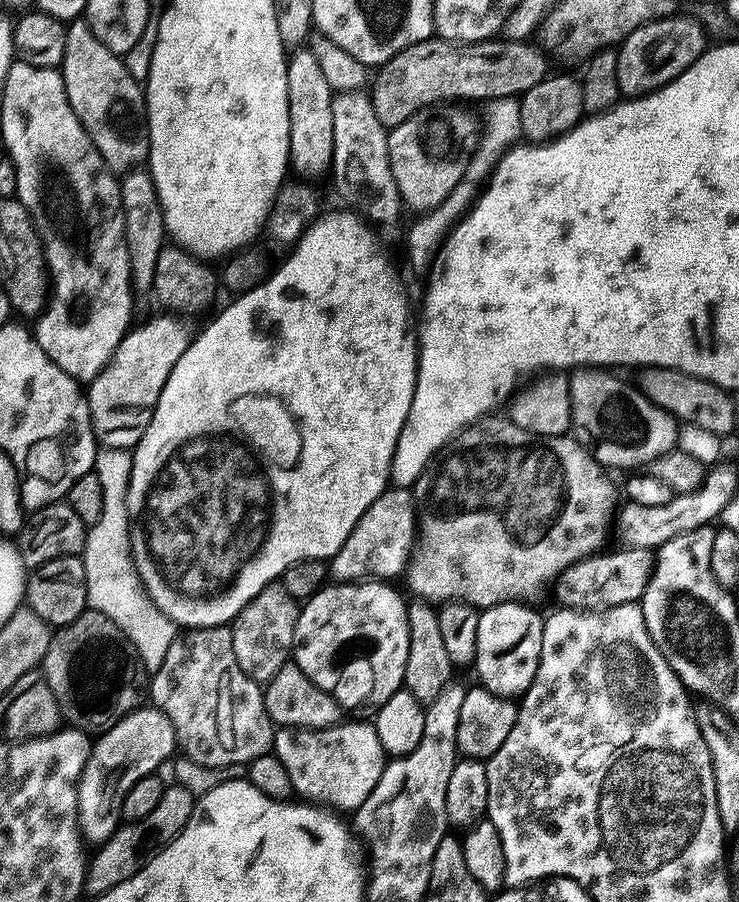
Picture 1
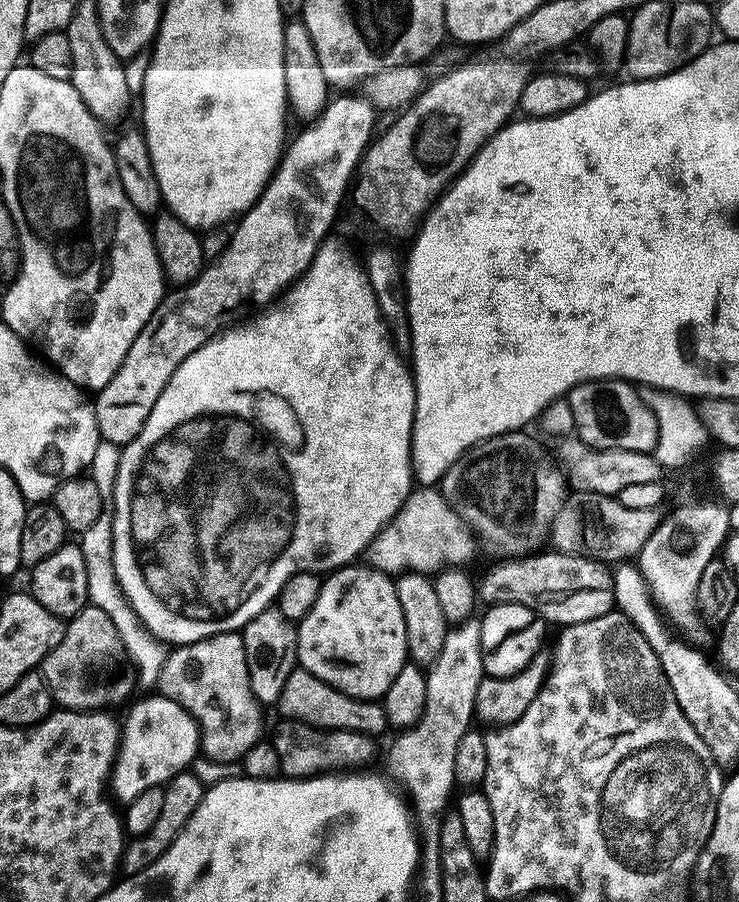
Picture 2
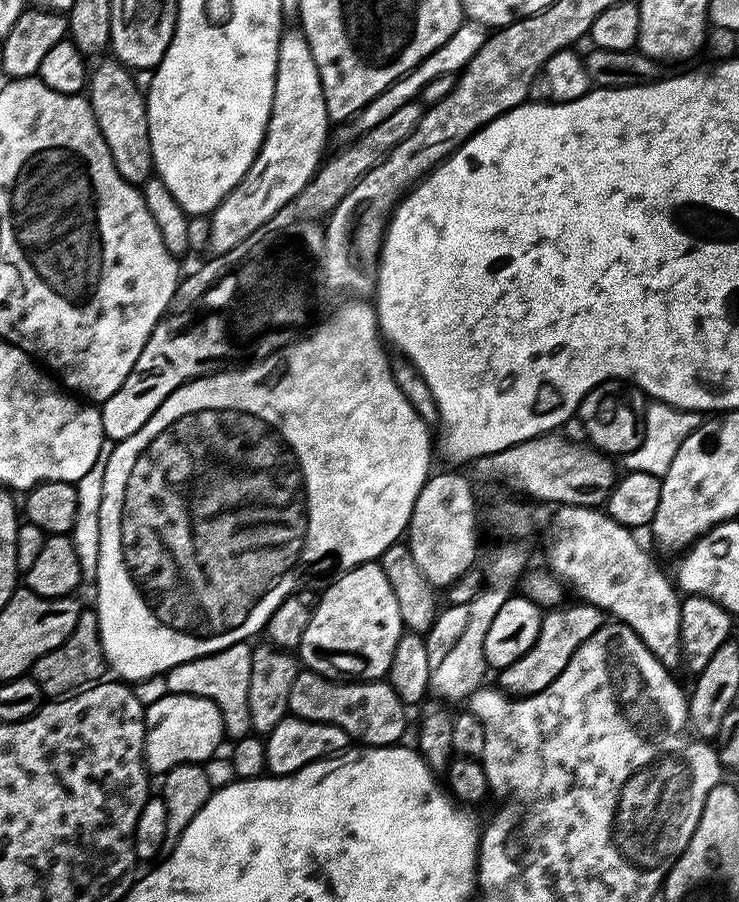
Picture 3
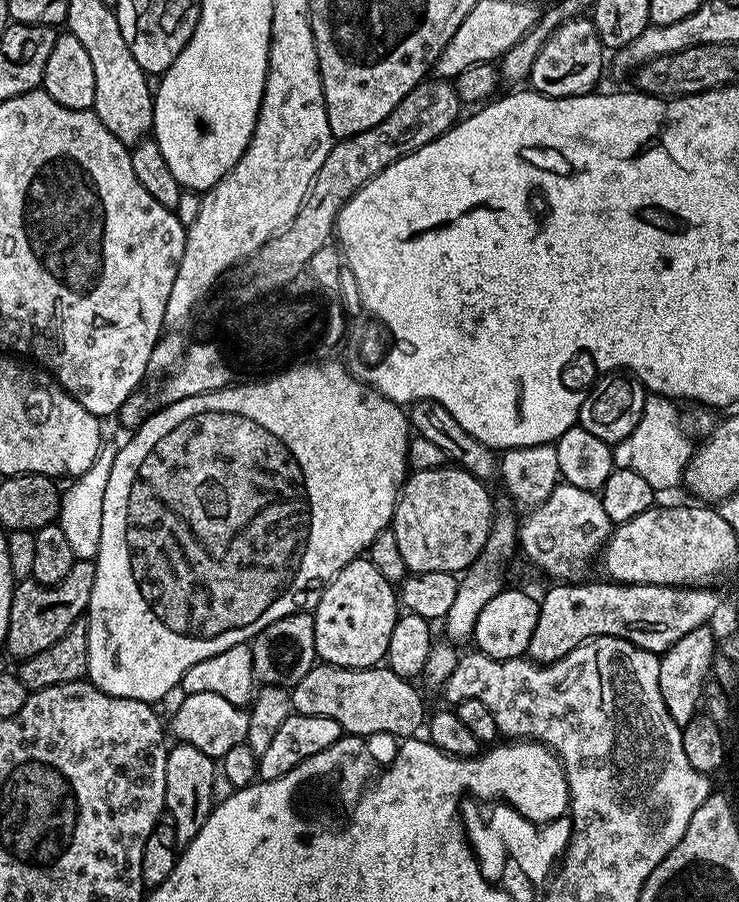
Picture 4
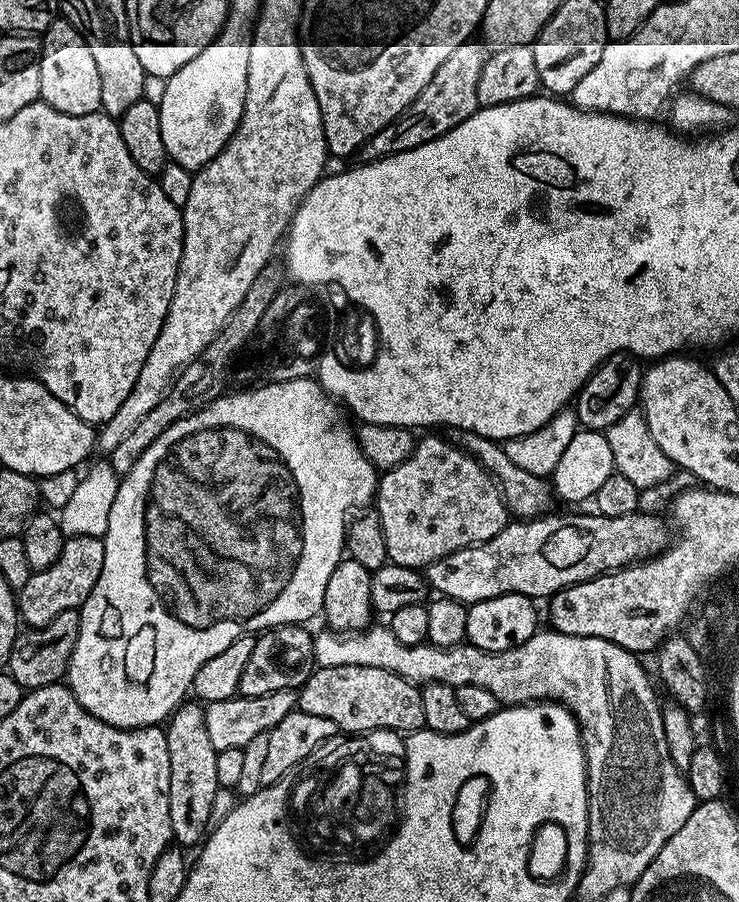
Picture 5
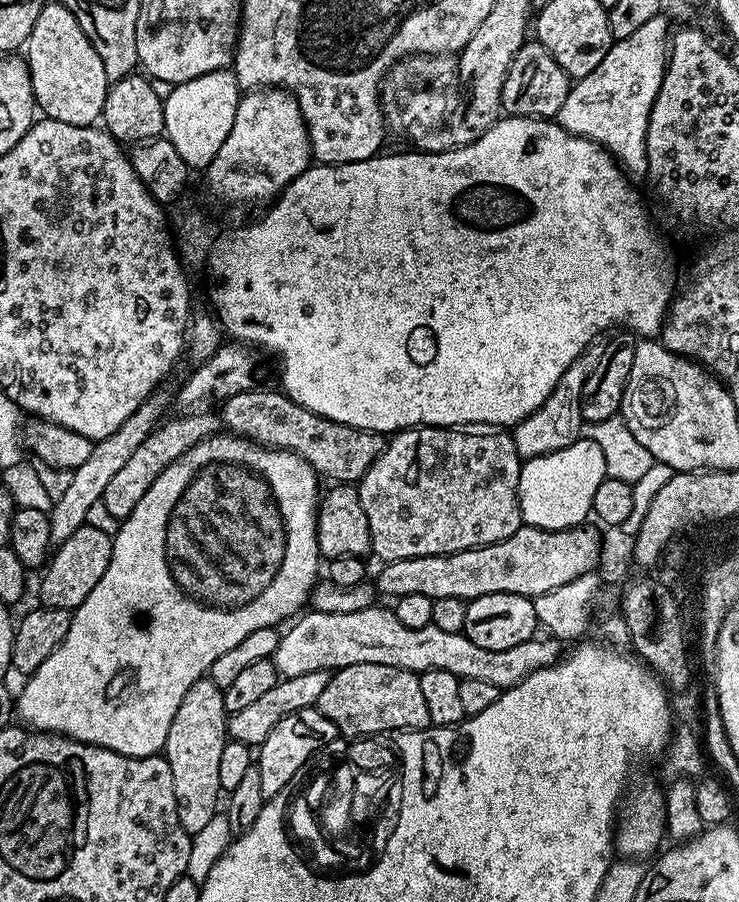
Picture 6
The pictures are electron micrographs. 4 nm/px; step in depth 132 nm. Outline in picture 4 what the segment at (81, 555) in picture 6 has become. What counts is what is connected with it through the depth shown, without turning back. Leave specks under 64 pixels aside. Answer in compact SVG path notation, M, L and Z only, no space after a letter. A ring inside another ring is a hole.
M77 560L60 584L39 584L31 578L19 581L12 590L6 651L21 661L46 650L46 646L54 646L54 642L58 642L58 638L87 613L95 577L95 560Z

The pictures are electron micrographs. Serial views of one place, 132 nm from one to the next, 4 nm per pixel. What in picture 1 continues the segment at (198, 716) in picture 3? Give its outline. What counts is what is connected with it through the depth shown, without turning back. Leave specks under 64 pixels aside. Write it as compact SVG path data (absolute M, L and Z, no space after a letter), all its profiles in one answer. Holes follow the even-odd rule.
M155 706L137 708L95 741L87 766L80 776L80 831L85 841L92 843L93 840L93 845L99 846L116 833L122 823L122 802L126 794L130 794L130 786L153 775L163 760L171 761L172 751L177 751L177 748L174 726Z

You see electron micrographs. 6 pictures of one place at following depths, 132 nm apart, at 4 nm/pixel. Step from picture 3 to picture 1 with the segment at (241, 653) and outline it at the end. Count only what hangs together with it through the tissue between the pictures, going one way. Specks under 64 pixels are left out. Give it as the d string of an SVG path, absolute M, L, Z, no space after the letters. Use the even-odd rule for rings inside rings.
M231 627L194 628L185 631L183 634L177 635L176 641L170 646L170 650L166 650L166 658L162 658L162 666L158 666L158 670L151 673L150 700L155 707L166 714L168 720L174 726L178 744L182 749L182 752L184 748L183 755L187 757L187 759L198 762L202 766L230 766L231 764L242 764L247 766L254 758L269 755L270 749L273 747L274 725L268 716L268 711L264 705L264 693L261 685L257 684L255 680L251 680L242 670L242 666L238 666L238 658L234 658Z

